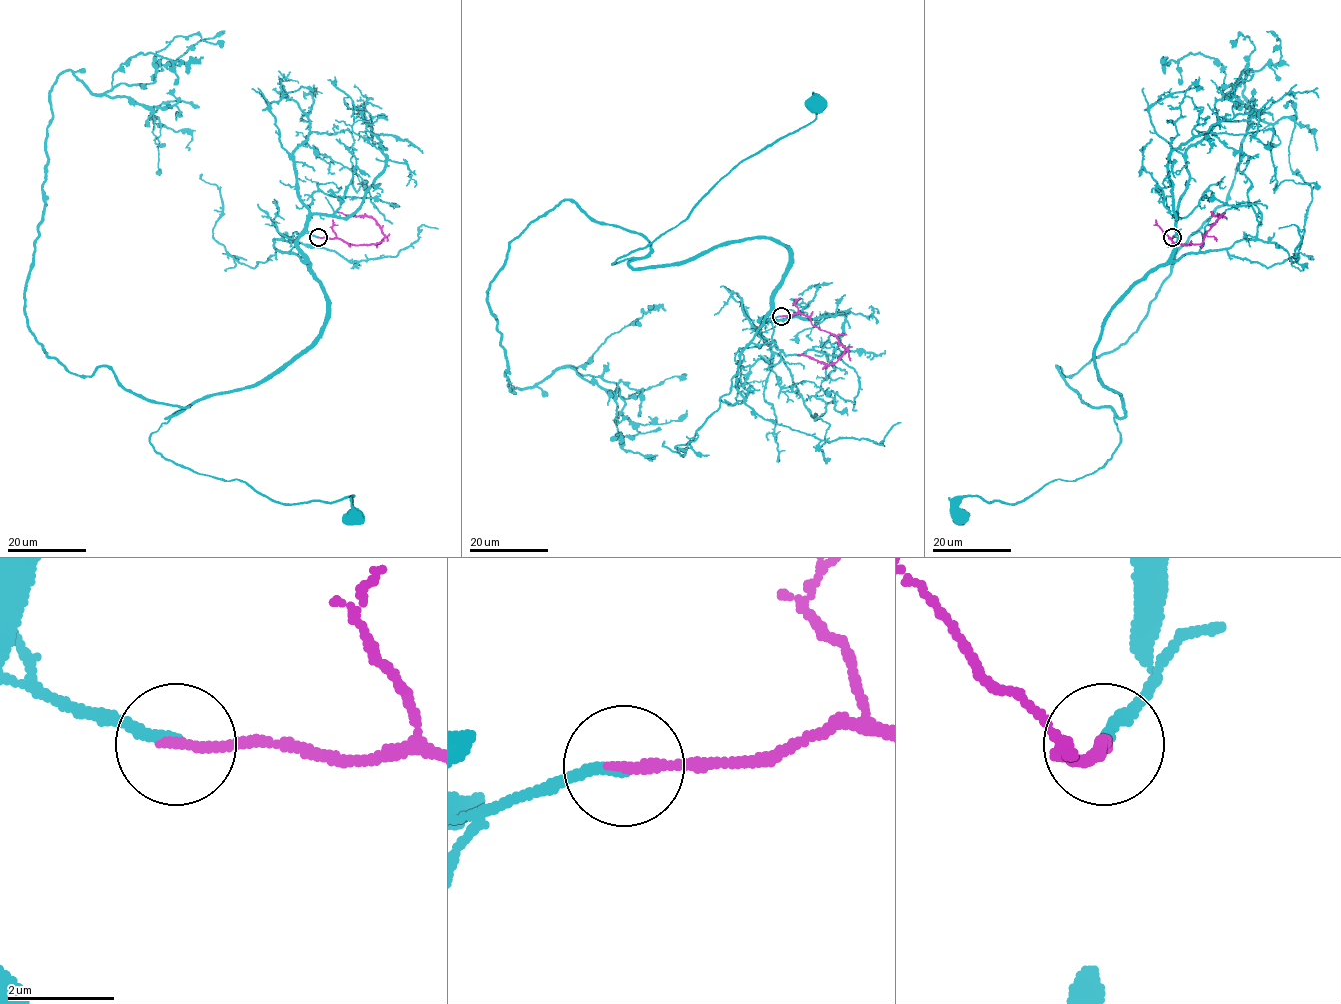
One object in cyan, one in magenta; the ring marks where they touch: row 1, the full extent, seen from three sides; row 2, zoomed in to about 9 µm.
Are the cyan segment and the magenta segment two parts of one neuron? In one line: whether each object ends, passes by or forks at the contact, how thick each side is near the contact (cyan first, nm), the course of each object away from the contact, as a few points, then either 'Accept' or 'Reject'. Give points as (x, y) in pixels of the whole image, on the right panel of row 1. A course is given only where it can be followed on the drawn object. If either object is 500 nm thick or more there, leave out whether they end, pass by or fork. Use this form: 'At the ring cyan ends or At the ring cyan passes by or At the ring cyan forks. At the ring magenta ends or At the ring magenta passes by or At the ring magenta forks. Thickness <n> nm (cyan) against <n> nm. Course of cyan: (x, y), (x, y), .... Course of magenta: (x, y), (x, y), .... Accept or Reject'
At the ring cyan ends. At the ring magenta ends. Thickness 190 nm (cyan) against 200 nm. Course of cyan: (1172, 237), (1174, 253), (1113, 307), (1094, 350), (1124, 407), (1110, 458), (1016, 503), (964, 496), (957, 516). Course of magenta: (1172, 237), (1169, 238), (1182, 245), (1200, 244), (1220, 216), (1210, 211). Accept

